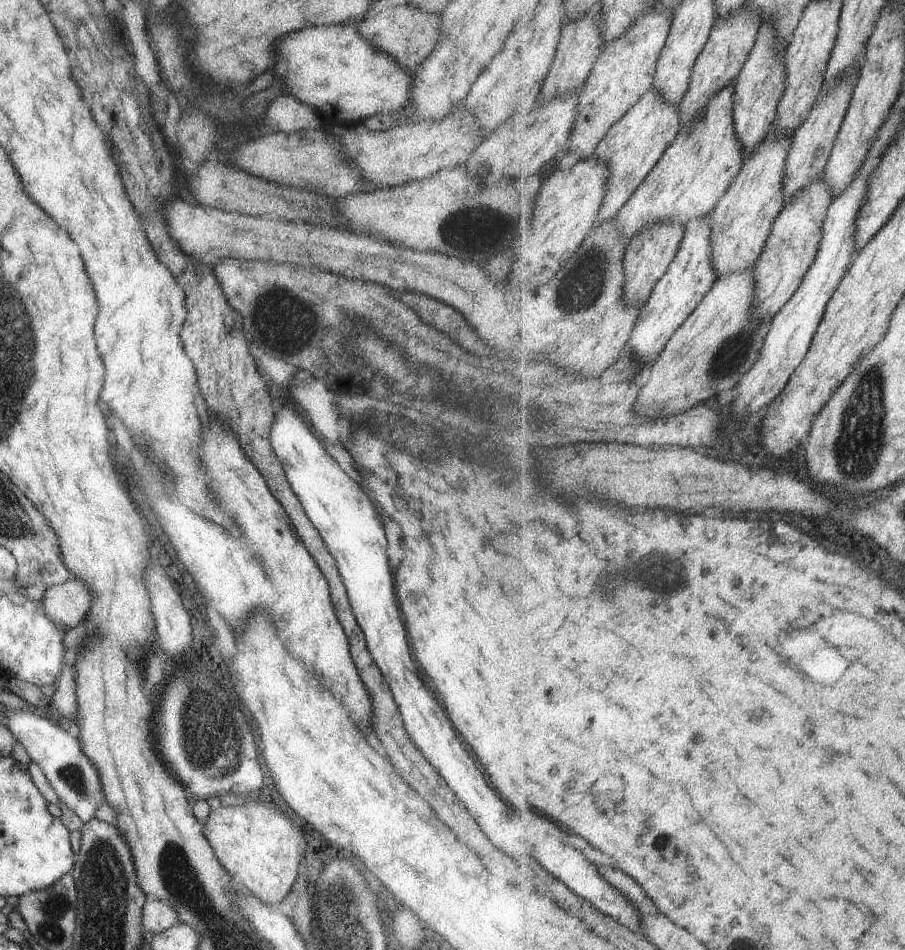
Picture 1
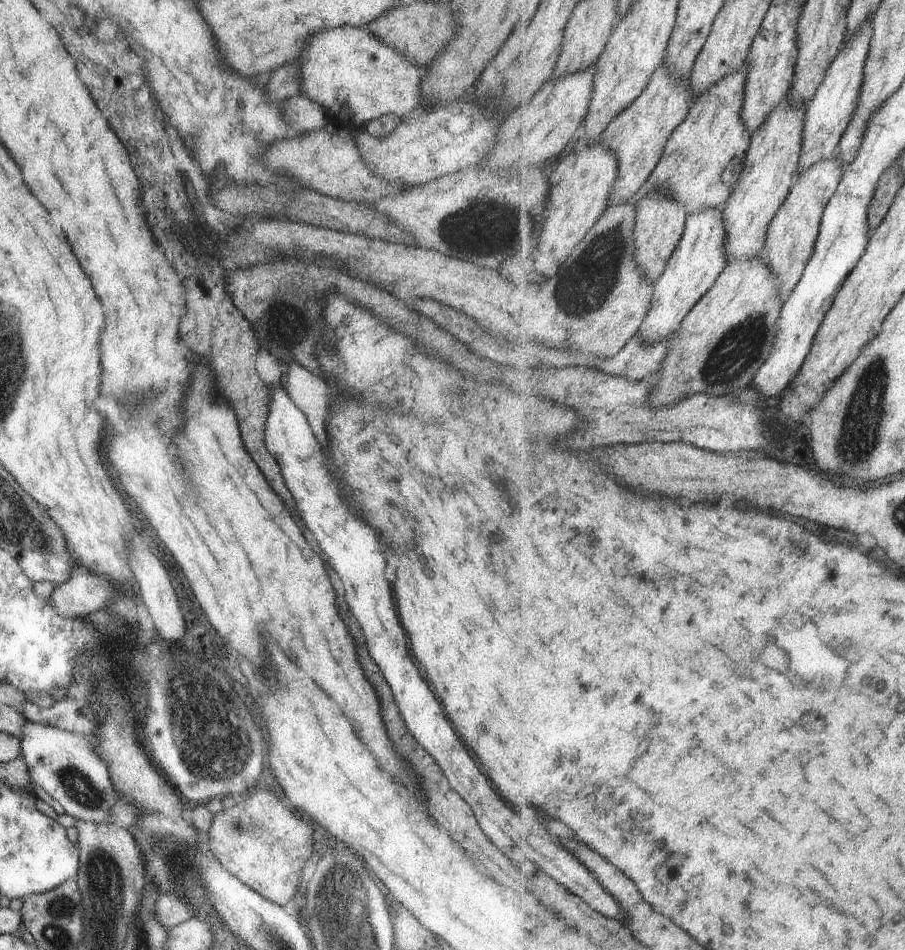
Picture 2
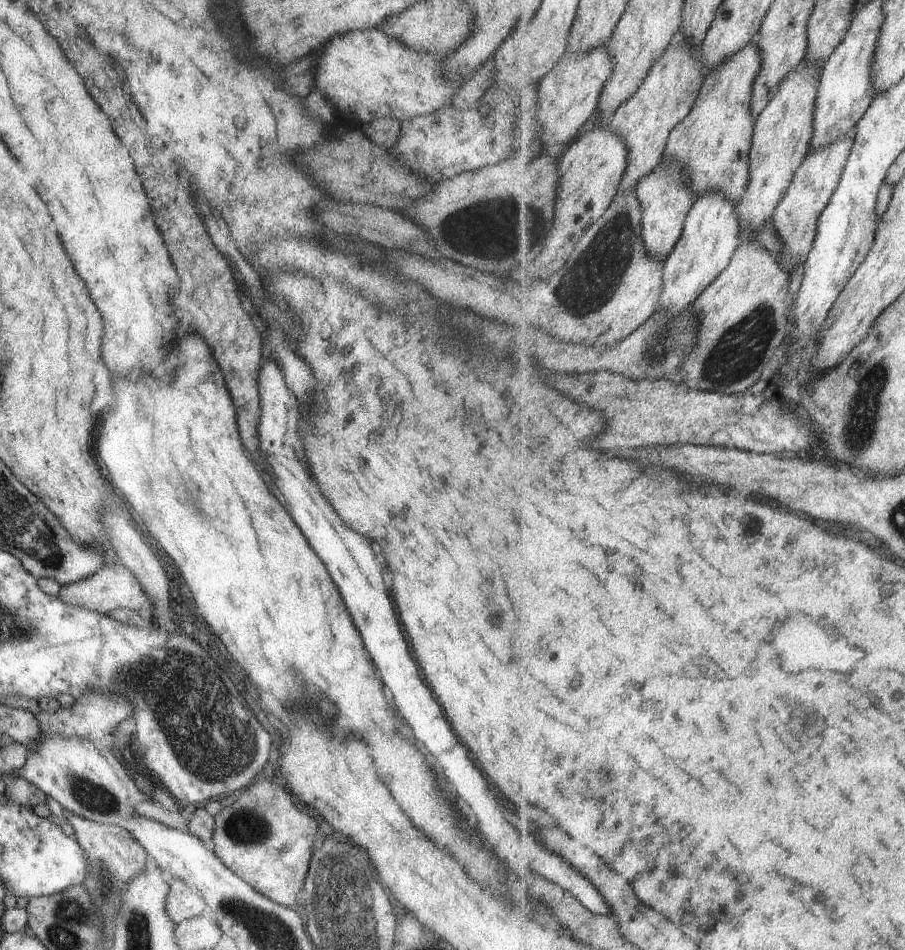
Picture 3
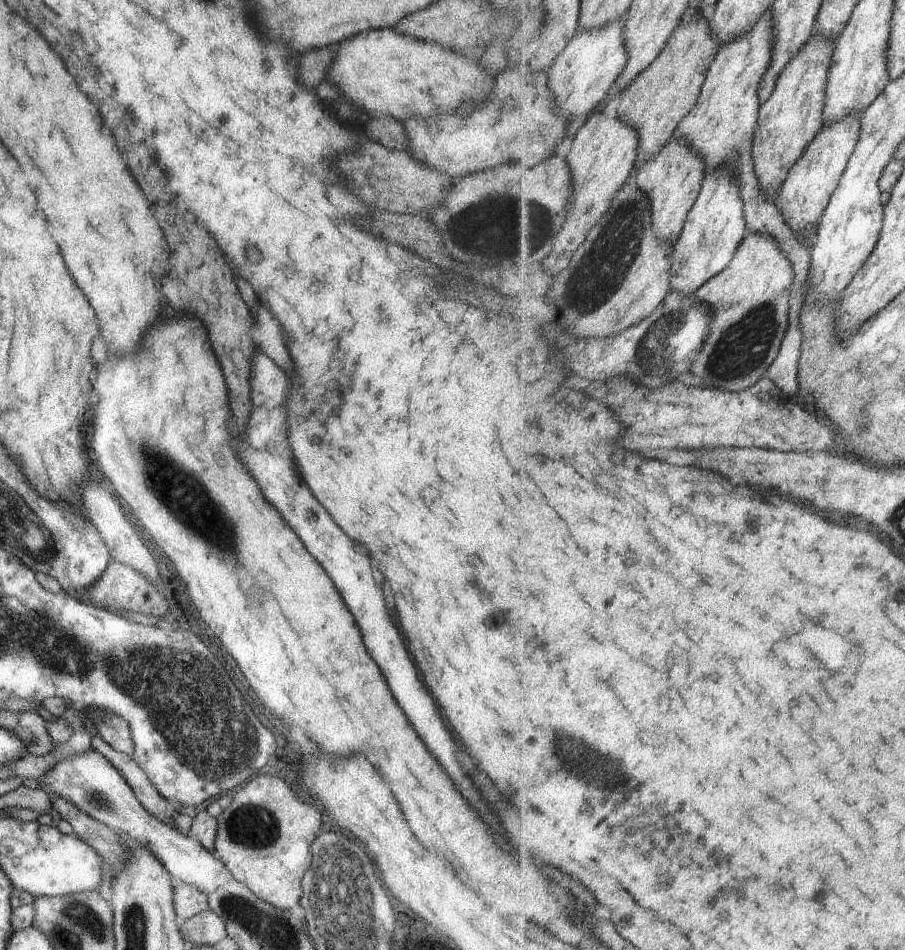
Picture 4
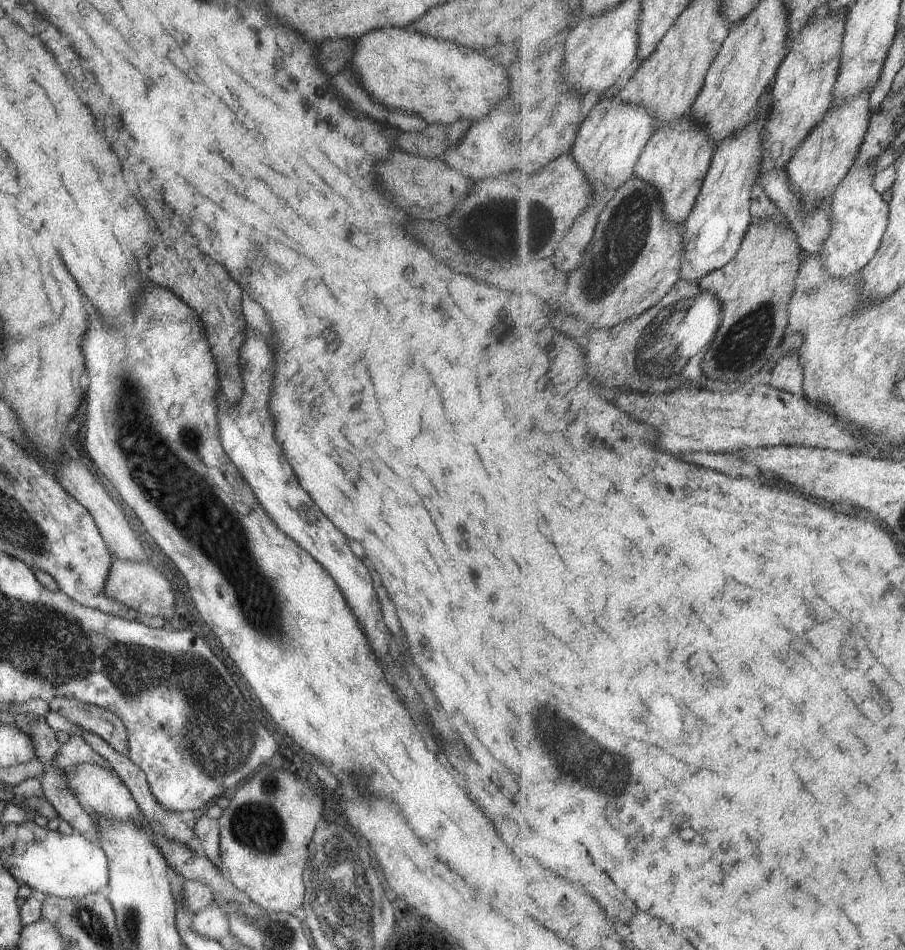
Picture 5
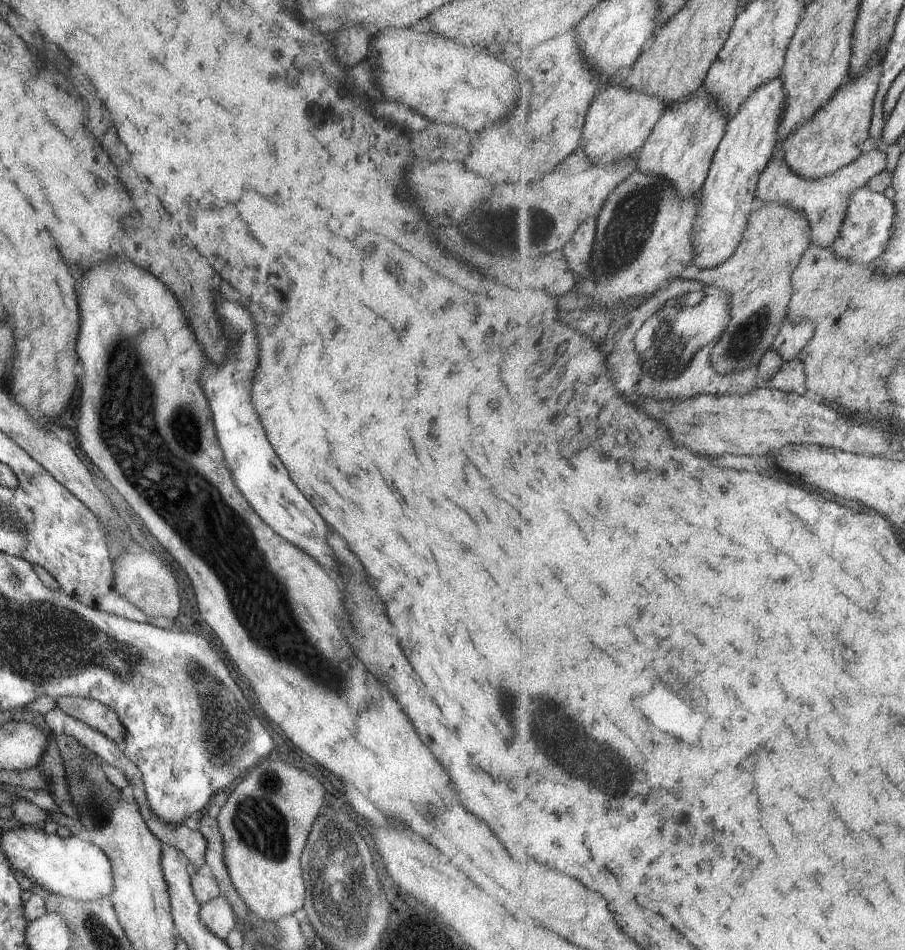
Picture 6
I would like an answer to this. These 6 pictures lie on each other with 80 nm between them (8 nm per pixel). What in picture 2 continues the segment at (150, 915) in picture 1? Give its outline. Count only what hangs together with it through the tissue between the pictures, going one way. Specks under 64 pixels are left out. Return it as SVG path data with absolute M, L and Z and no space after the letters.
M161 893L152 906L154 920L163 928L170 929L191 918L194 911L190 905L173 893Z

